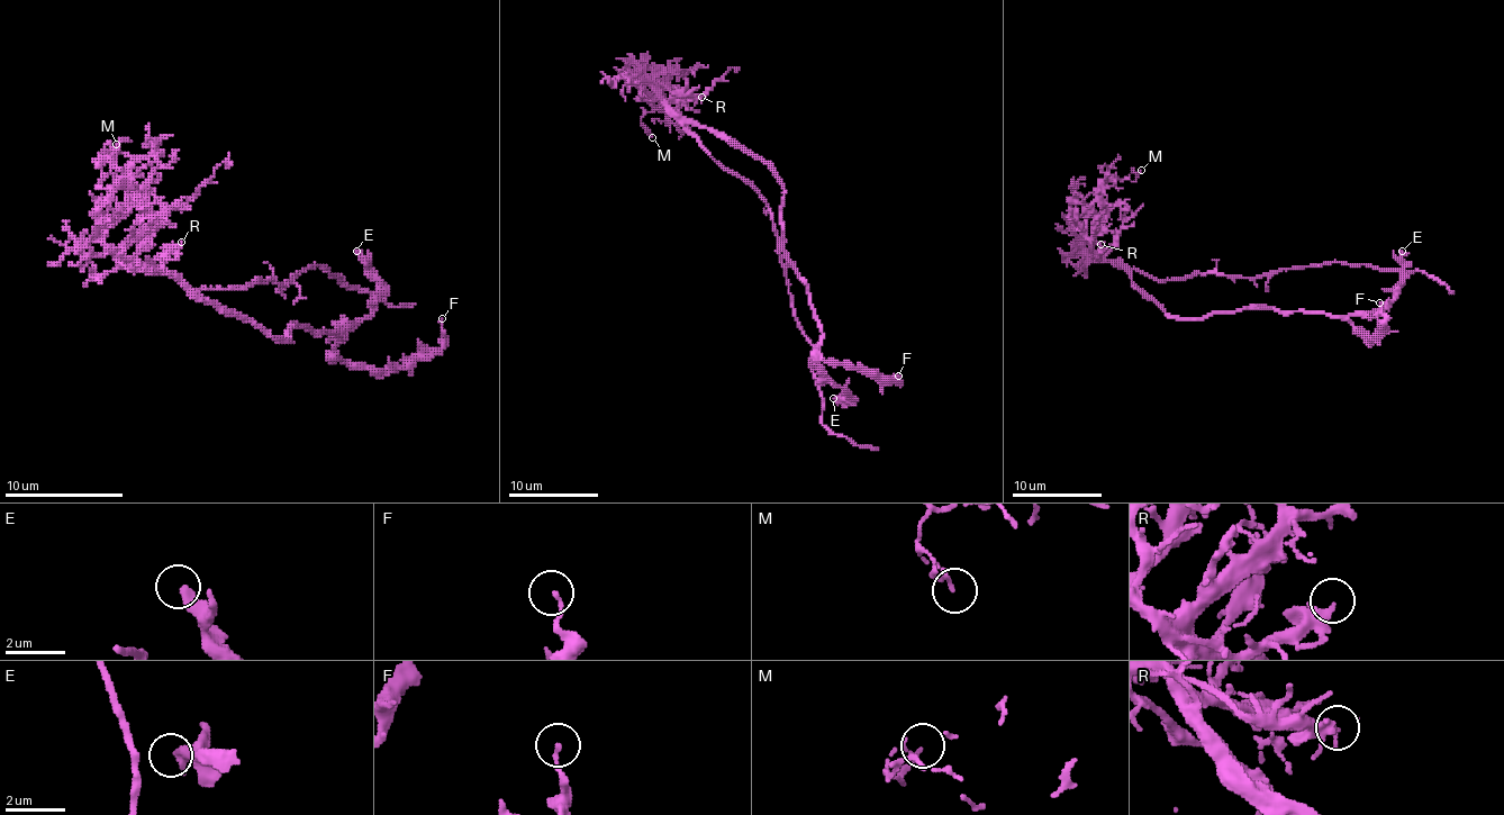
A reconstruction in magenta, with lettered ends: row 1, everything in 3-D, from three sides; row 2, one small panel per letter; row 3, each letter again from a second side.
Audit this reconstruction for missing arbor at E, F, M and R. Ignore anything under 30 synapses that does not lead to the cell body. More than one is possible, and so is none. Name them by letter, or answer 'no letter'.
no letter

